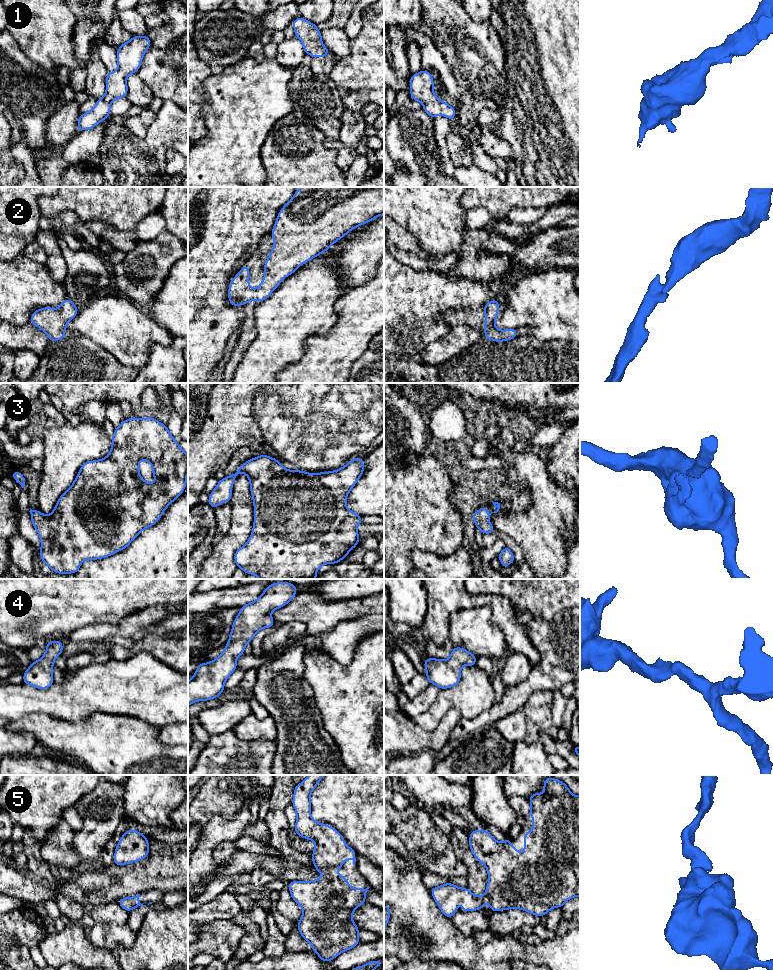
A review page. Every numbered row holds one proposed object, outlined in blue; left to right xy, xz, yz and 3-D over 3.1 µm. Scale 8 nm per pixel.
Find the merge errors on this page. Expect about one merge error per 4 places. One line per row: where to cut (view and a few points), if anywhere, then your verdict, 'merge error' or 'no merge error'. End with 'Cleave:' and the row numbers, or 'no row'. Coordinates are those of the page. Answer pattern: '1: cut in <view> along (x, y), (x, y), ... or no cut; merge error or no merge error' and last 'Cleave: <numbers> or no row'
1: no cut; no merge error
2: no cut; no merge error
3: no cut; no merge error
4: no cut; no merge error
5: no cut; no merge error
Cleave: no row

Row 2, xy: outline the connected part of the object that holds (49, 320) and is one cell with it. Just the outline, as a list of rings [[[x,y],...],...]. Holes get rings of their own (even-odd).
[[[67,298],[57,309],[44,307],[34,311],[30,323],[44,331],[49,341],[63,340],[67,323],[78,314],[78,310],[79,308]]]

